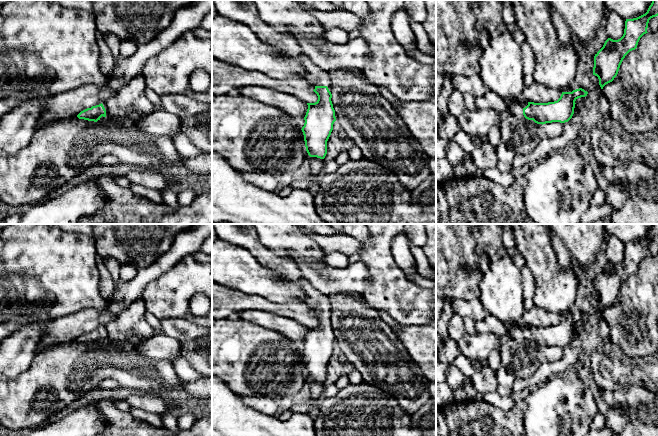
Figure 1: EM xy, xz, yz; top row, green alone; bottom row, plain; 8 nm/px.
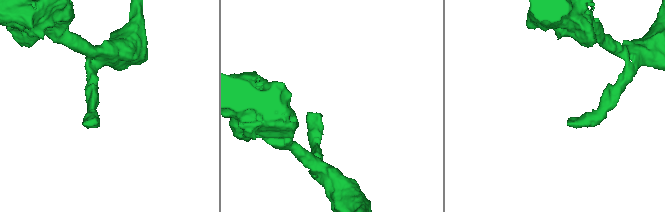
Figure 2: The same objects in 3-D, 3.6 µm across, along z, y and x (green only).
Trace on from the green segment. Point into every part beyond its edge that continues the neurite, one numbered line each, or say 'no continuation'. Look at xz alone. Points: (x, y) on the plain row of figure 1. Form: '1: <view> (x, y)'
1: xz (246, 237)

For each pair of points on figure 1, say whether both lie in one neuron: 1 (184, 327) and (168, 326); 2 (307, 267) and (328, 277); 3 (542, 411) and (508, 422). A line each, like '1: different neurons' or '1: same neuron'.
1: same neuron
2: same neuron
3: different neurons

